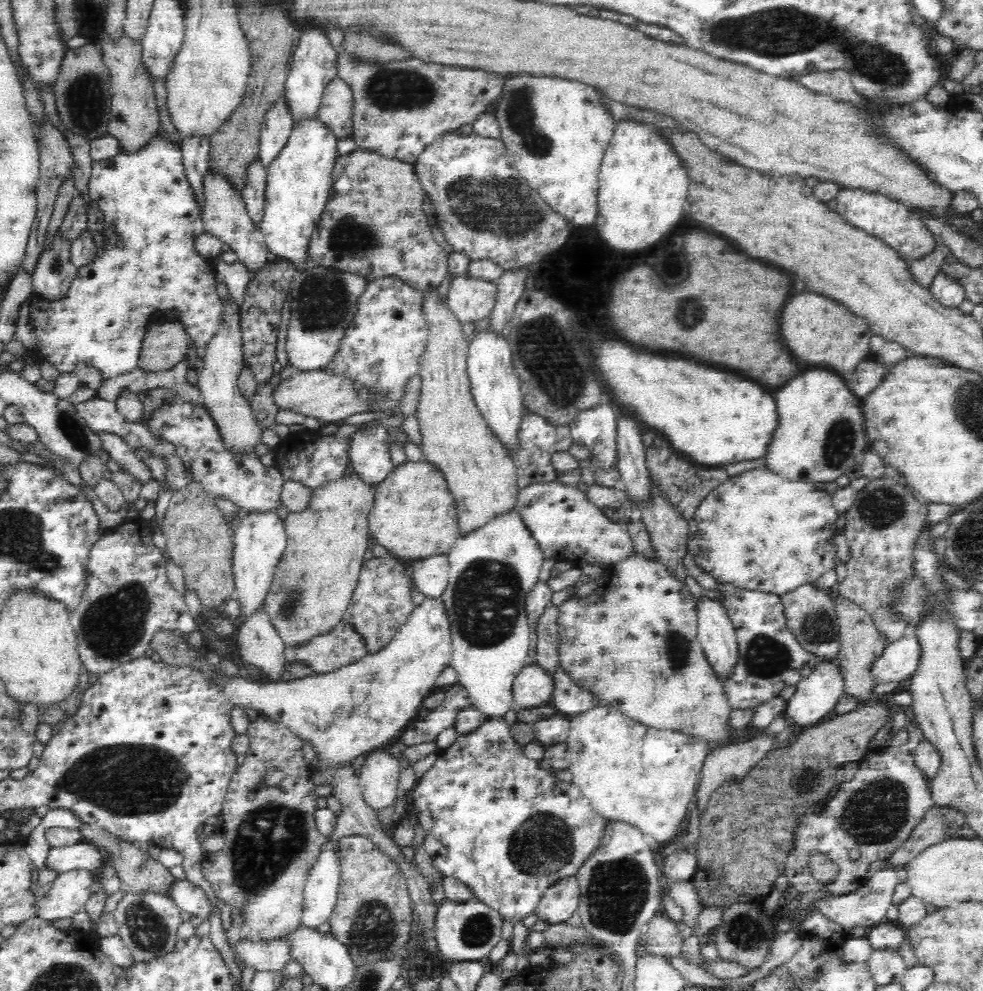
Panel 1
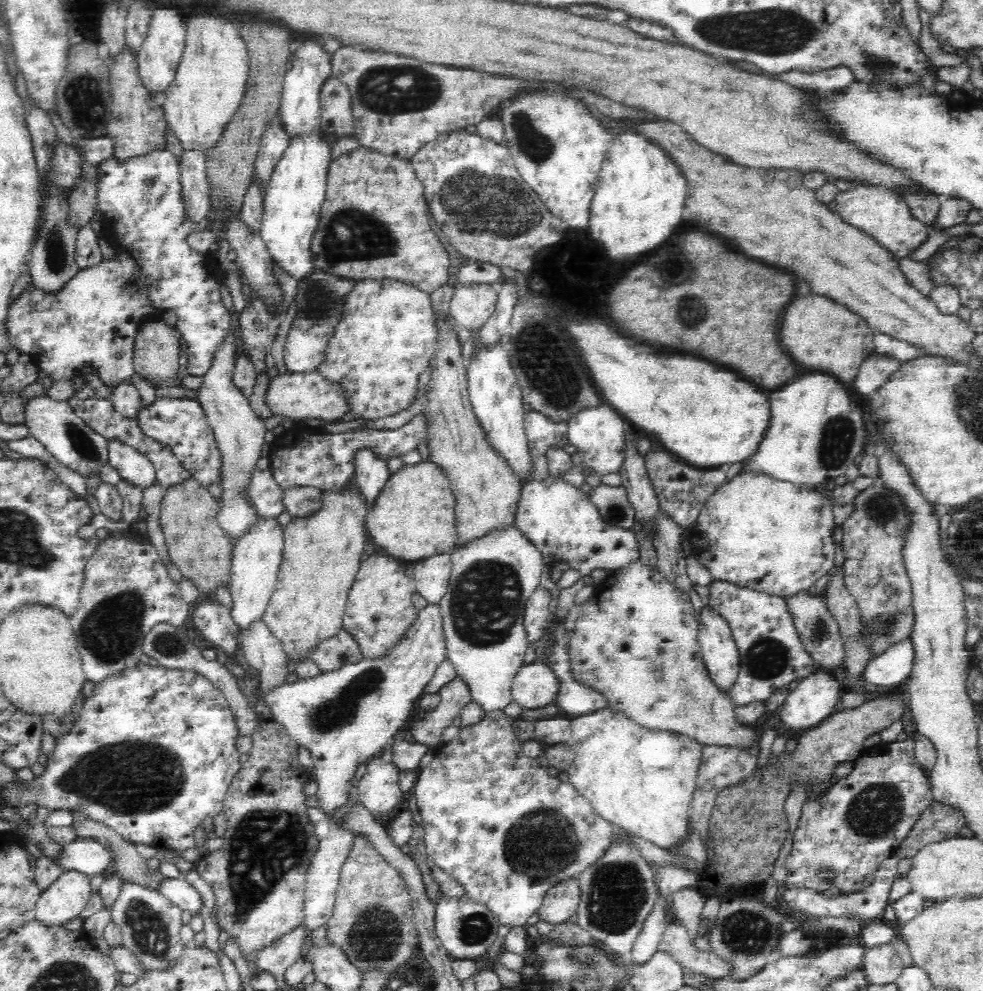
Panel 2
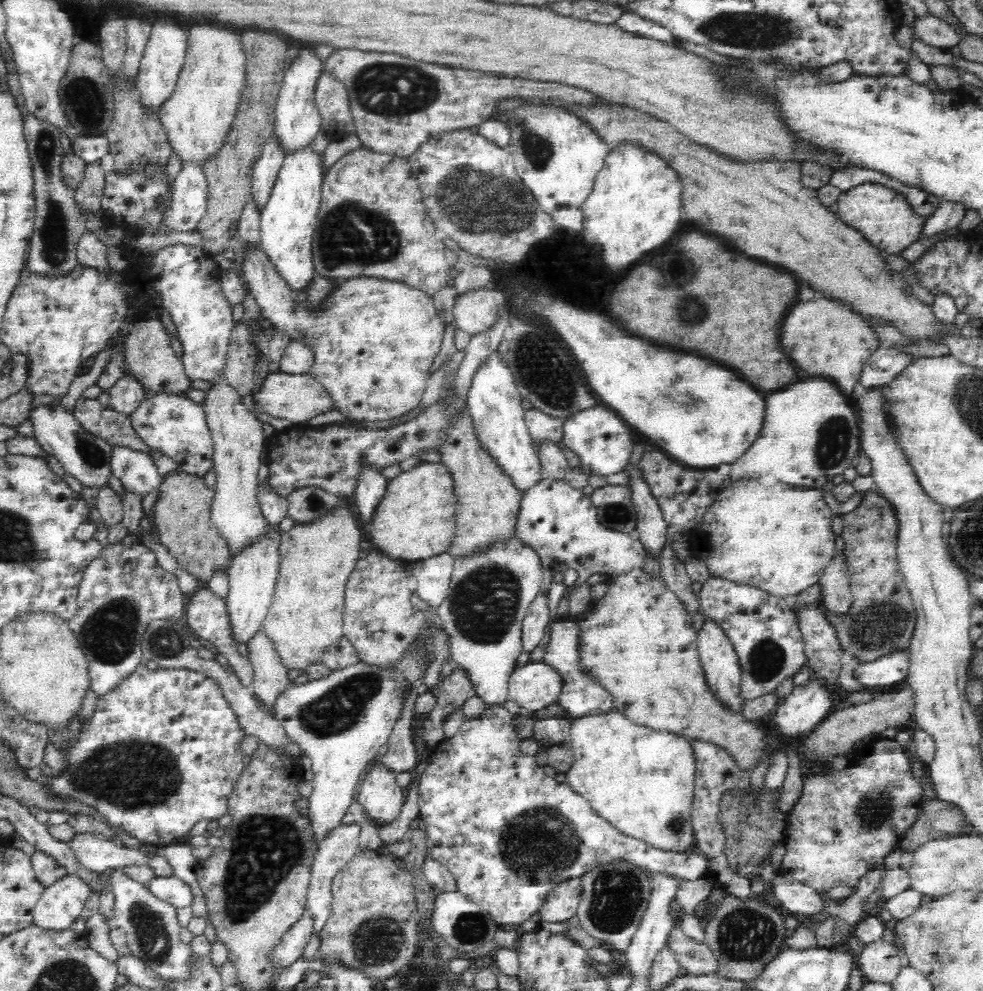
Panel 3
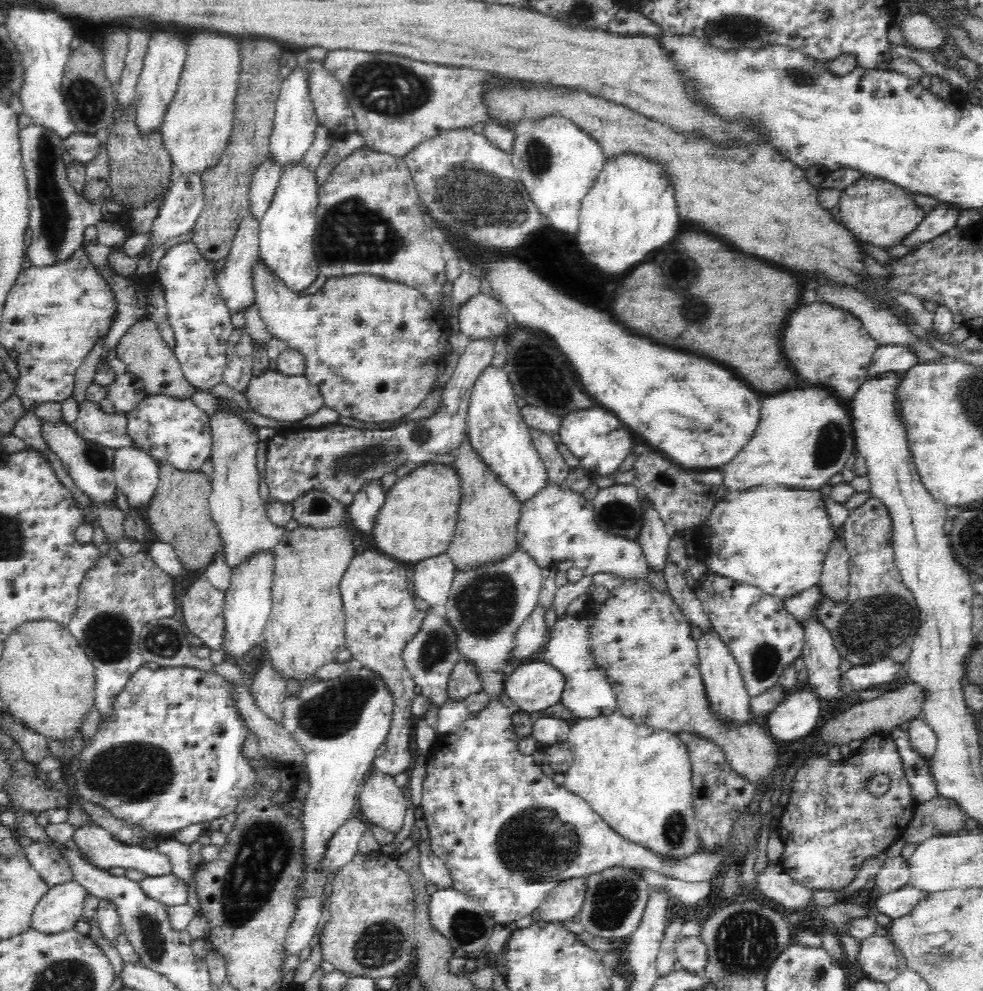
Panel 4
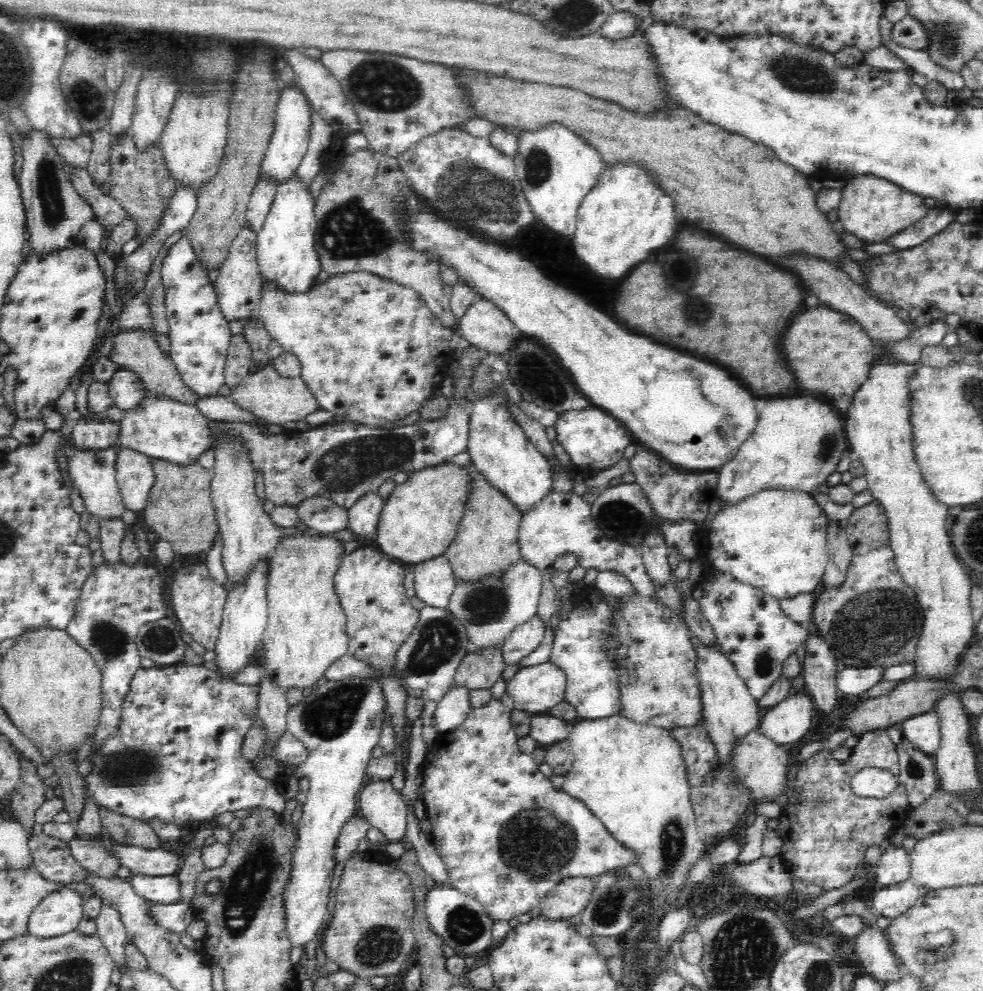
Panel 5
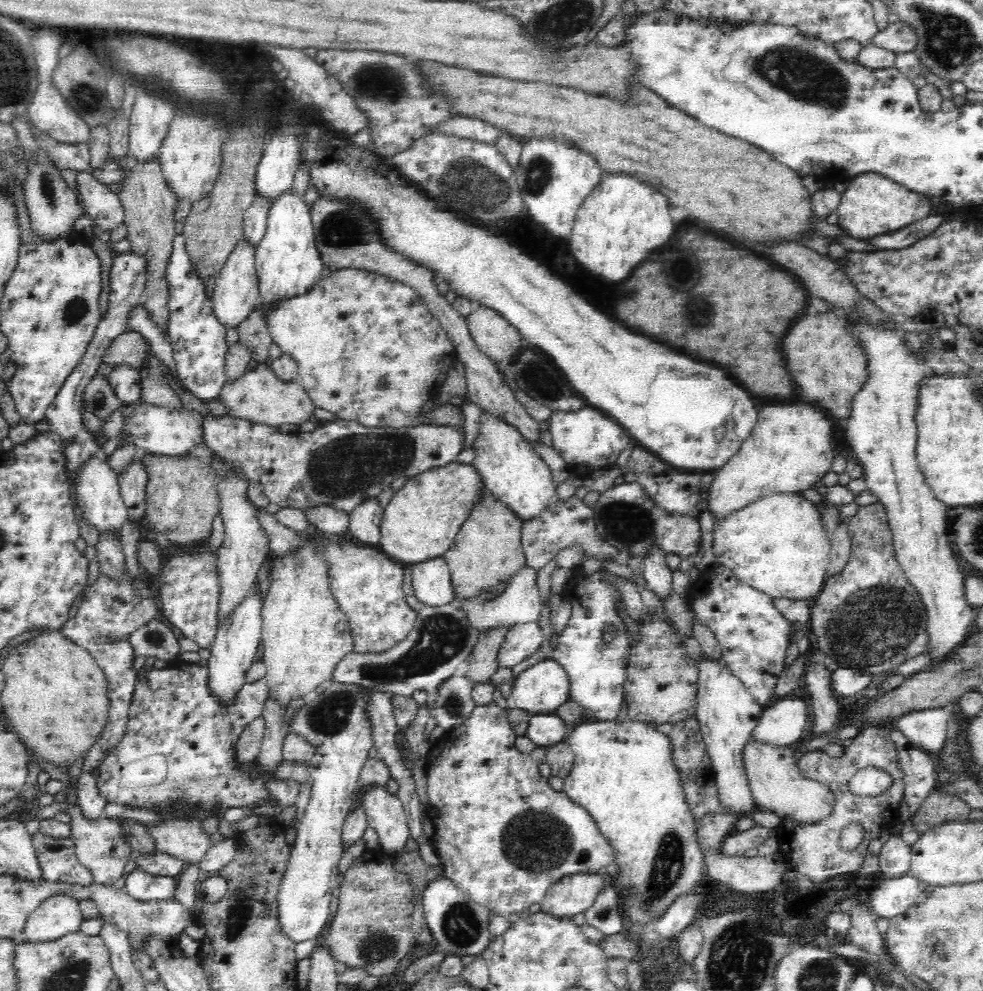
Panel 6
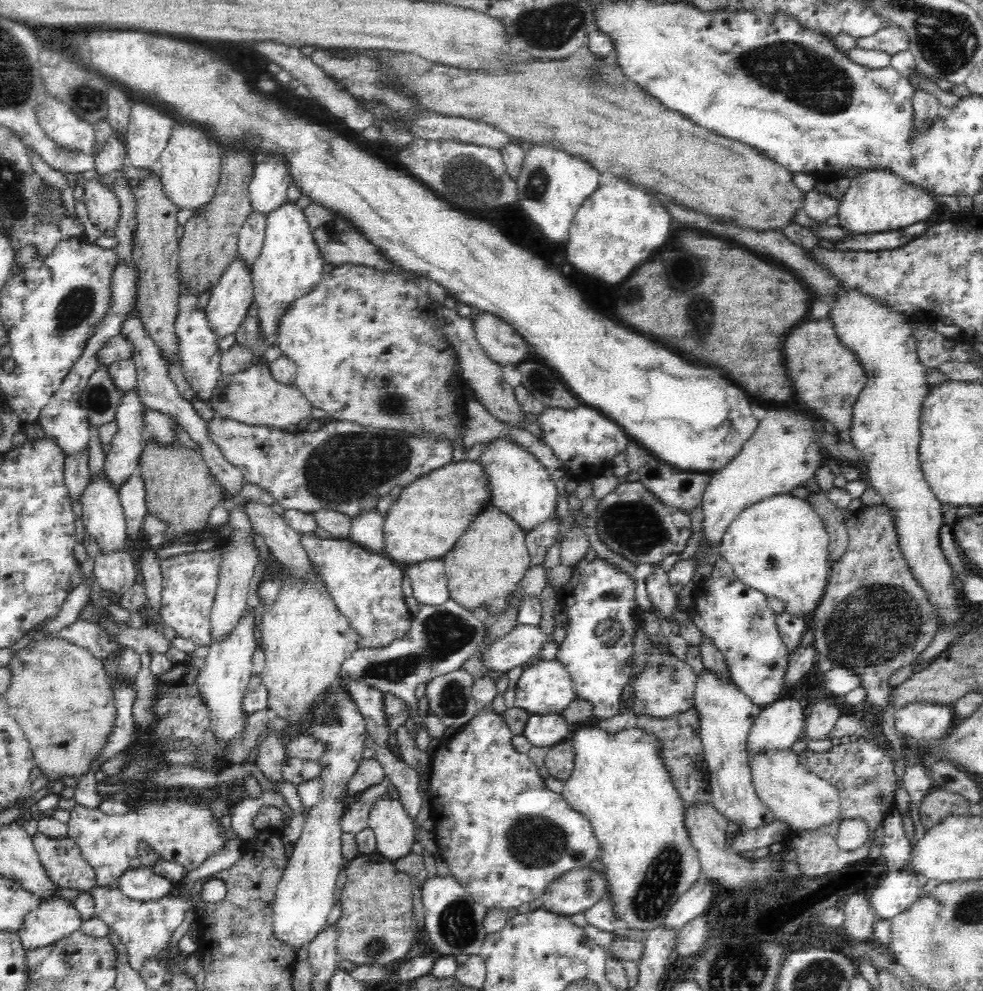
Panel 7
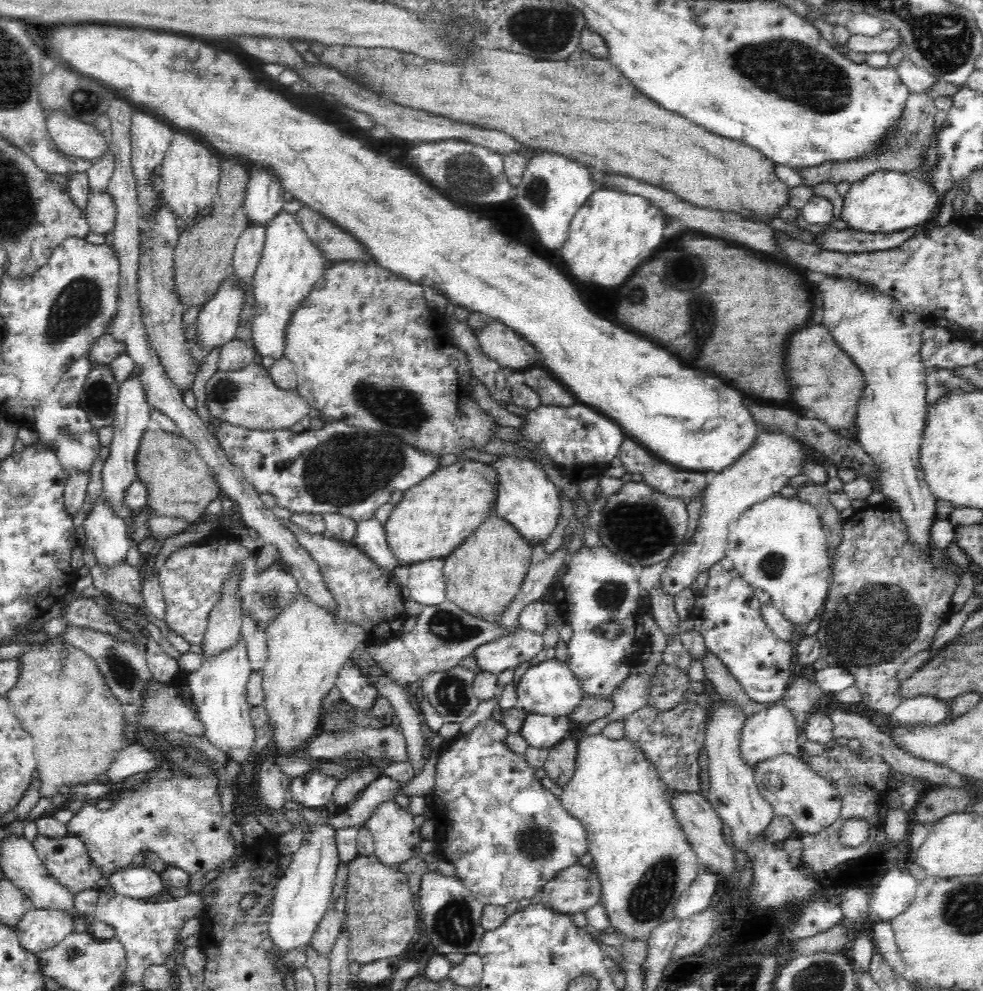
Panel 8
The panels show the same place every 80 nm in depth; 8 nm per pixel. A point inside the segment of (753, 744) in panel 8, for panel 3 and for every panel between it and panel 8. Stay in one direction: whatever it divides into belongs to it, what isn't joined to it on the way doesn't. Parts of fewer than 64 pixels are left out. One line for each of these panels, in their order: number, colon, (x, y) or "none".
3: (807, 706)
4: (798, 714)
5: (786, 723)
6: (786, 722)
7: (781, 724)

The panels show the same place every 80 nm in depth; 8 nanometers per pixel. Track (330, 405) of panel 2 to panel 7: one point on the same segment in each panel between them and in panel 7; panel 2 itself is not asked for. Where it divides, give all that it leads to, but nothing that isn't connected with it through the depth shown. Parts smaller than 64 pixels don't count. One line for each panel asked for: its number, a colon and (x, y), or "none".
3: (299, 398)
4: (287, 399)
5: (277, 399)
6: (260, 395)
7: (253, 396)

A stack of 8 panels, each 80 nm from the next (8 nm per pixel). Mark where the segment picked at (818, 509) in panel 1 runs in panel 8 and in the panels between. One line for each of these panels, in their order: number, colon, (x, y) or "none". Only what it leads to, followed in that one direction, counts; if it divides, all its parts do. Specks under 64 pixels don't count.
2: (756, 532)
3: (779, 539)
4: (777, 540)
5: (776, 540)
6: (776, 544)
7: (779, 546)
8: (779, 546)

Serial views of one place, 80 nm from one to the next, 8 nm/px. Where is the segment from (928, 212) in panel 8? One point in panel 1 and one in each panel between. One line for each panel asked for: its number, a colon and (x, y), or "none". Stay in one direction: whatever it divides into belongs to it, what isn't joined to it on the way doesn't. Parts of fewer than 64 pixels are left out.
1: (889, 221)
2: (877, 212)
3: (883, 217)
4: (879, 213)
5: (874, 210)
6: (871, 205)
7: (876, 201)

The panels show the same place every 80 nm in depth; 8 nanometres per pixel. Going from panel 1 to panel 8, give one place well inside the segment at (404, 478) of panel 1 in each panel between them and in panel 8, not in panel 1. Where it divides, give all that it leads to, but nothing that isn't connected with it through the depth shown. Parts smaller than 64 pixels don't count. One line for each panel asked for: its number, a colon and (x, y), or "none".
2: (413, 517)
3: (415, 519)
4: (416, 521)
5: (418, 520)
6: (419, 523)
7: (426, 519)
8: (434, 516)

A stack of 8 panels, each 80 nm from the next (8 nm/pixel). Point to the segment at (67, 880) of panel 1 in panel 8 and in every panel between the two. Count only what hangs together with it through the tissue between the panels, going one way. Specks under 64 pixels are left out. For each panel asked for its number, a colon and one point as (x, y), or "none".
2: (64, 900)
3: (61, 904)
4: (59, 909)
5: (59, 912)
6: (57, 915)
7: (55, 918)
8: (39, 929)

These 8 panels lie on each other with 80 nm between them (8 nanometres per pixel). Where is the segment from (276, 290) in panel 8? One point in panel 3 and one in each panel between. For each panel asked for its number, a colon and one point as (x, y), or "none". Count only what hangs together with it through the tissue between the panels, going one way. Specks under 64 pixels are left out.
3: (288, 221)
4: (286, 232)
5: (286, 251)
6: (288, 263)
7: (289, 265)

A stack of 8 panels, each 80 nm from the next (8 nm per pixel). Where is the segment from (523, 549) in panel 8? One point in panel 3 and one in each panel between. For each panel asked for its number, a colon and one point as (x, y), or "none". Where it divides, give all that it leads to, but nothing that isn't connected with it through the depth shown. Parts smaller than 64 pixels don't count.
3: (488, 501)
4: (488, 513)
5: (486, 541)
6: (487, 550)
7: (490, 559)

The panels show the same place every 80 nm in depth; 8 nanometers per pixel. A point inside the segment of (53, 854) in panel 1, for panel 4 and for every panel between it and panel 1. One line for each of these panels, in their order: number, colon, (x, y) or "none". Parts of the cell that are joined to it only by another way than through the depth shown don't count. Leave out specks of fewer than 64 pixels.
2: (85, 855)
3: (94, 853)
4: (97, 847)

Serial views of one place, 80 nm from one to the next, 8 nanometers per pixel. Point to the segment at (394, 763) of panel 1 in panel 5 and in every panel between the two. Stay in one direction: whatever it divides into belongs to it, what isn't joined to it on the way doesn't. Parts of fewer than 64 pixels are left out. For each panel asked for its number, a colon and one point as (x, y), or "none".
2: (378, 788)
3: (379, 793)
4: (381, 800)
5: (380, 803)

